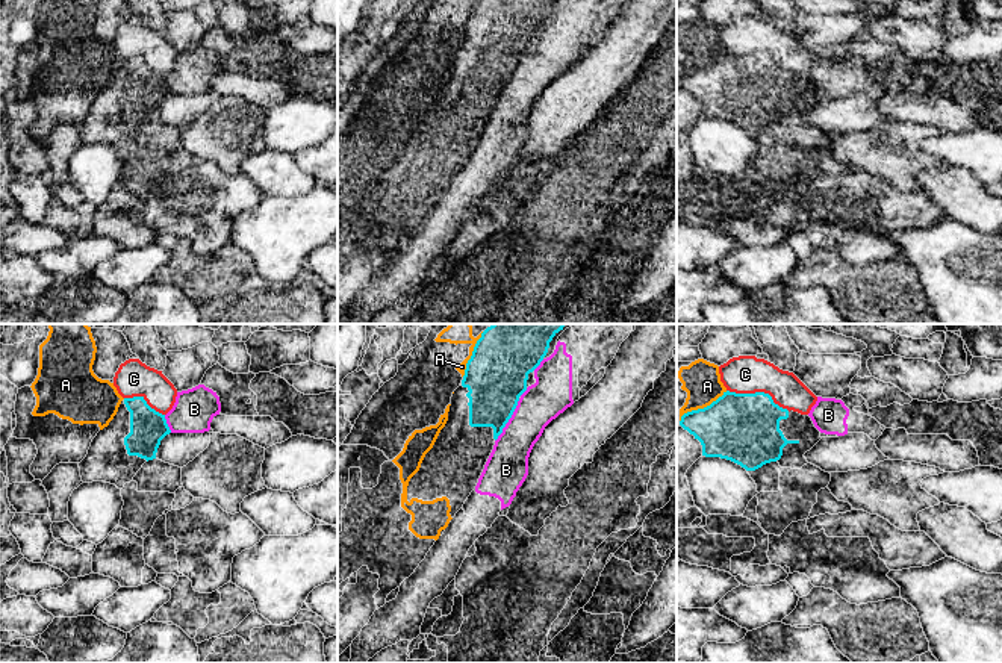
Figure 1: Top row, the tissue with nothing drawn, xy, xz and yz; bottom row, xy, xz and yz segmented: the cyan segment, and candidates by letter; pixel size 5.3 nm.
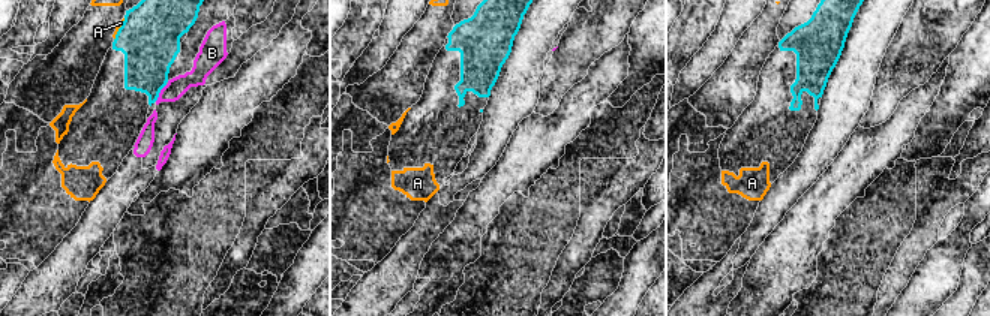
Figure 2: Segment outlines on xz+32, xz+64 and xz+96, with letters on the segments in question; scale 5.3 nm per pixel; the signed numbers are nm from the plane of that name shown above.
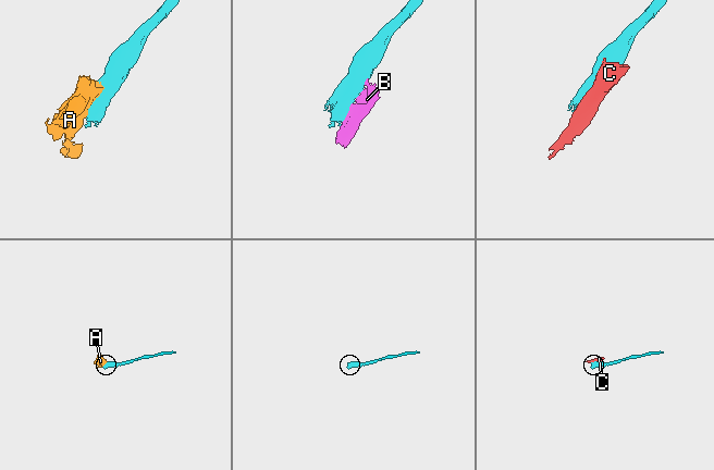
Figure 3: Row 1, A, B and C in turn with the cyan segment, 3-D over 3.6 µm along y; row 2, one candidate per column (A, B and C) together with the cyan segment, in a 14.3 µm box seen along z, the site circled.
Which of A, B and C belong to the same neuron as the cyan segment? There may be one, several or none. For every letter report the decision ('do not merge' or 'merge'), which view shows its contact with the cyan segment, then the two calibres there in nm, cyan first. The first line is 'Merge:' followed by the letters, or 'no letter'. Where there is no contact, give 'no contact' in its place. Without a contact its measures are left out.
Merge: no letter
A: do not merge | yz | 360/200 nm
B: do not merge | xz | 320/220 nm
C: do not merge | yz | 360/200 nm

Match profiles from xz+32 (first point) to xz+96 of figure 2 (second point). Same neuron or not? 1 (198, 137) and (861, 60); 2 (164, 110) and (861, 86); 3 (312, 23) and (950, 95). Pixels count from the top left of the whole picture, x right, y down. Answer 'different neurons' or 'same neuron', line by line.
1: different neurons
2: same neuron
3: same neuron

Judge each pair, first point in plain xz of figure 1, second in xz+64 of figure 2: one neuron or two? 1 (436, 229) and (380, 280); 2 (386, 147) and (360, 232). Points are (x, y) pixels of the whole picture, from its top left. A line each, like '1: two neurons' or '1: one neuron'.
1: one neuron
2: one neuron

